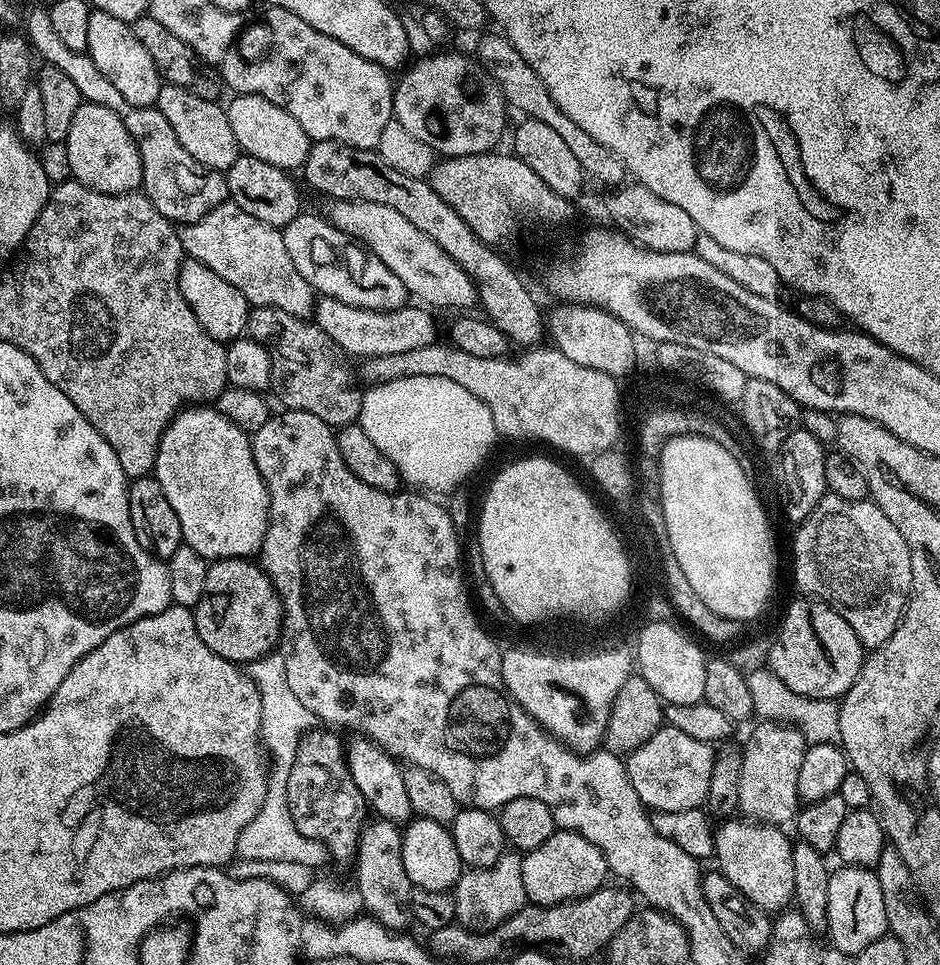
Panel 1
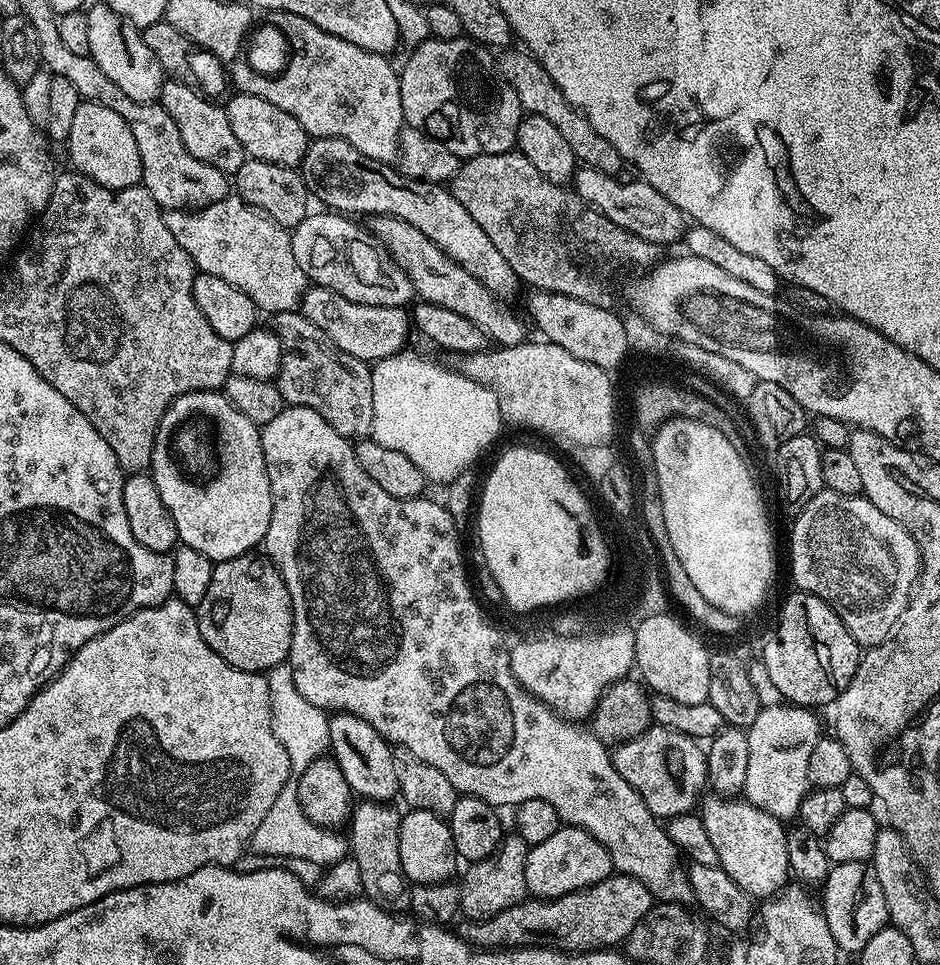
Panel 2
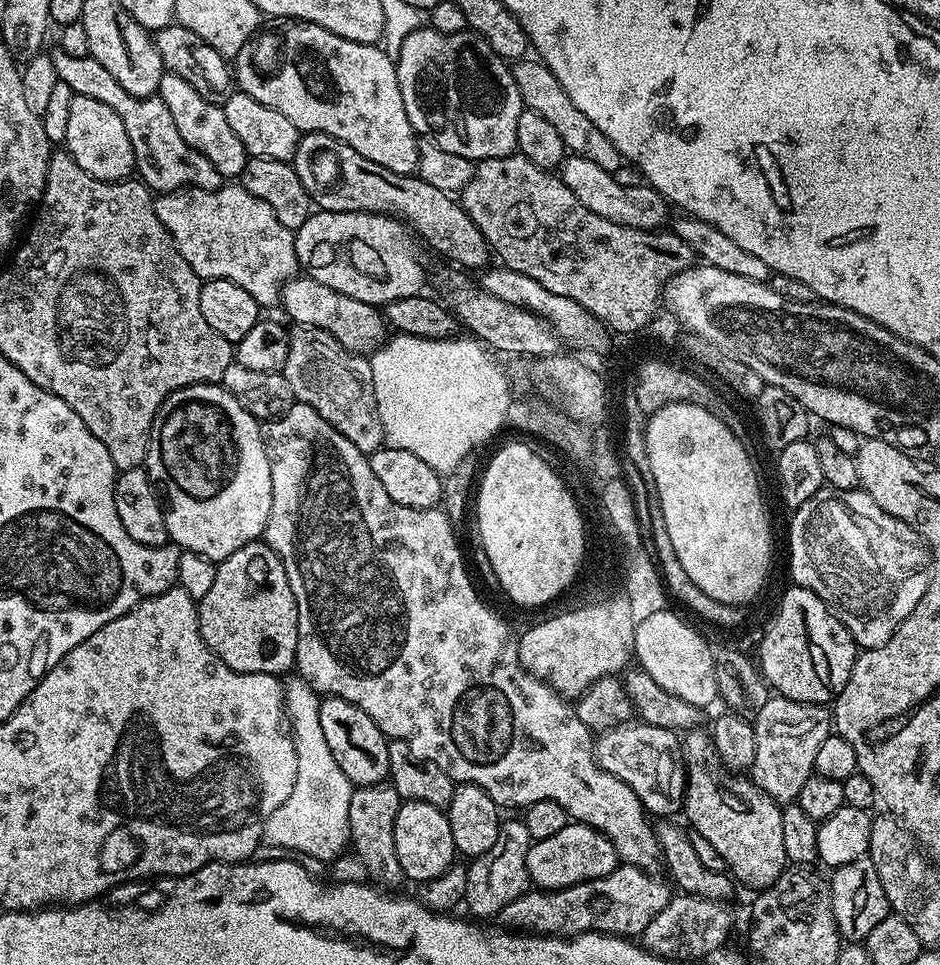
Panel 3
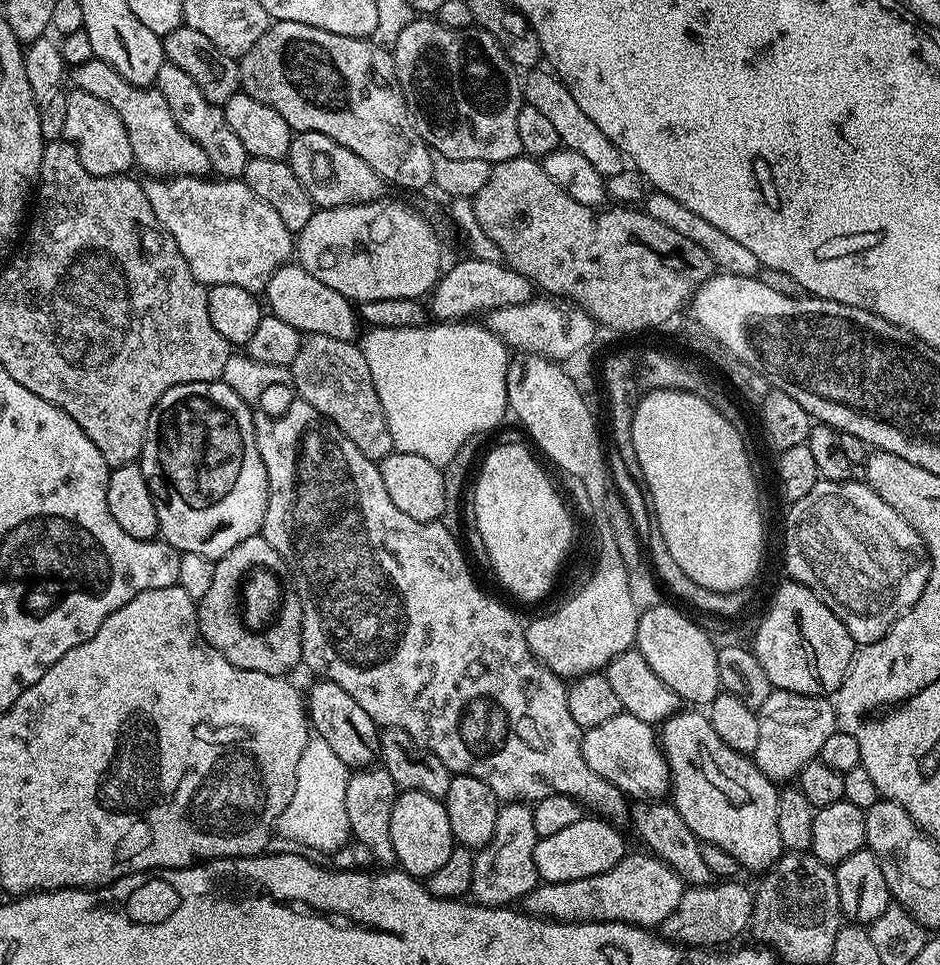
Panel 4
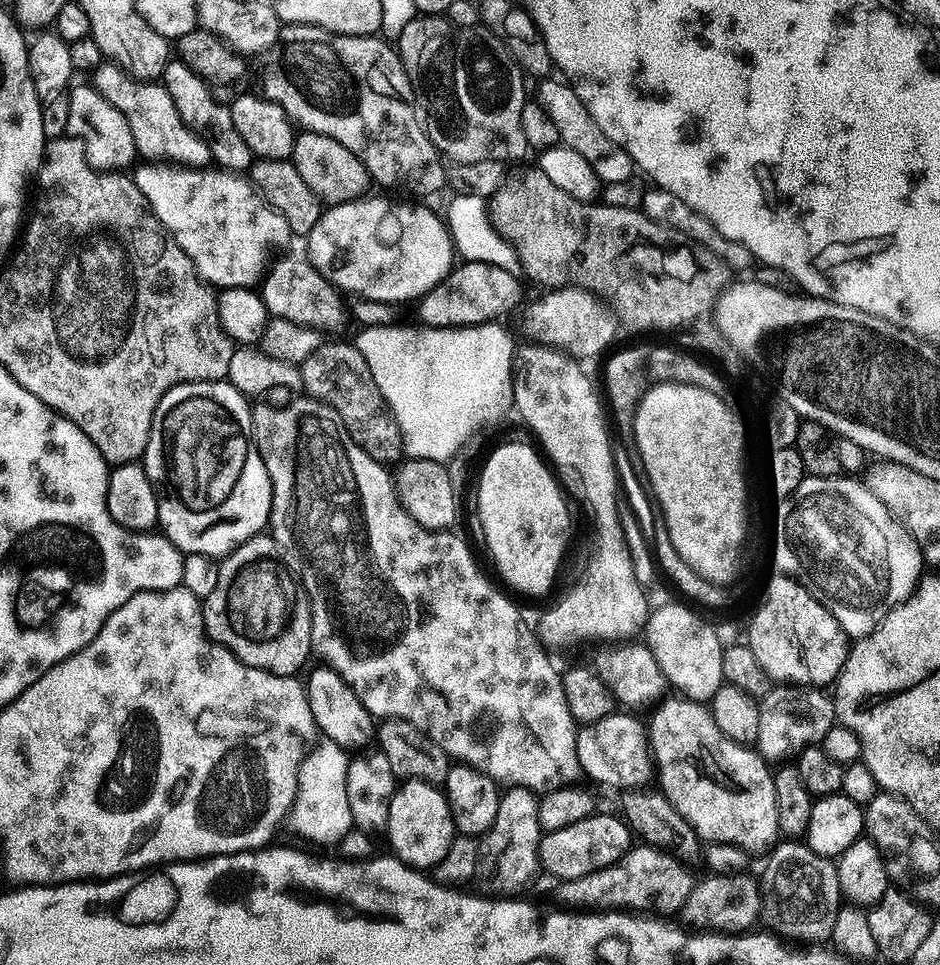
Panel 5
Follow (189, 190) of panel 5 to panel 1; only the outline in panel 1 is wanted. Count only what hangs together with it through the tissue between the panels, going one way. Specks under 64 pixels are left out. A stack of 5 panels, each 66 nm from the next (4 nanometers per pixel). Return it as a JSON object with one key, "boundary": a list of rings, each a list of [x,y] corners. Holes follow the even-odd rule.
{"boundary":[[[225,202],[210,210],[210,214],[198,222],[183,225],[179,233],[187,259],[210,266],[214,274],[226,278],[226,282],[237,288],[249,302],[286,310],[286,314],[301,318],[313,315],[317,293],[313,292],[310,282],[298,274],[294,258],[290,258],[290,253],[286,251],[281,229],[258,222],[258,218],[254,218],[254,214],[246,214],[242,206]]]}

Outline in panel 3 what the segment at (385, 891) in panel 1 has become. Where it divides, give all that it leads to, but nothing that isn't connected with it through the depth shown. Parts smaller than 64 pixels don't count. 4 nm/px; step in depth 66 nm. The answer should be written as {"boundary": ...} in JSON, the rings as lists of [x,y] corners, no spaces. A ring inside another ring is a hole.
{"boundary":[[[388,782],[371,784],[365,788],[357,787],[350,798],[350,814],[348,817],[350,818],[350,830],[352,831],[351,851],[355,852],[358,858],[362,858],[362,862],[366,862],[368,880],[385,890],[399,889],[396,887],[402,882],[405,883],[406,880],[402,866],[398,862],[398,854],[394,850],[394,818],[398,818],[401,803],[398,790],[394,790],[391,783]]]}

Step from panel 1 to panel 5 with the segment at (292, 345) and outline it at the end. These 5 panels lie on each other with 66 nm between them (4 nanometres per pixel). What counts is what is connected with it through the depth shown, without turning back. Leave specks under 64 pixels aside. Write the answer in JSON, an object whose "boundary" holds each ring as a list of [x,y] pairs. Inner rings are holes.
{"boundary":[[[321,343],[320,348],[314,350],[314,354],[310,354],[310,358],[306,358],[304,363],[299,365],[299,370],[304,383],[303,391],[313,399],[331,406],[348,437],[362,451],[370,454],[370,458],[374,458],[379,464],[392,466],[405,455],[404,439],[400,437],[396,419],[388,411],[384,398],[380,395],[378,386],[355,343]]]}

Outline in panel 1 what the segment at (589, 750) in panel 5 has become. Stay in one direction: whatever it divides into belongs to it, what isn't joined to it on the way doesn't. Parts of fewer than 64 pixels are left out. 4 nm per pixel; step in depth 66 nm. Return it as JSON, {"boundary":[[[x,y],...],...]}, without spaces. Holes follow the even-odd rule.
{"boundary":[[[662,726],[638,750],[626,758],[630,786],[644,807],[656,812],[677,812],[700,808],[708,799],[710,790],[710,770],[714,770],[716,753],[713,745],[698,742],[682,734],[682,730]]]}

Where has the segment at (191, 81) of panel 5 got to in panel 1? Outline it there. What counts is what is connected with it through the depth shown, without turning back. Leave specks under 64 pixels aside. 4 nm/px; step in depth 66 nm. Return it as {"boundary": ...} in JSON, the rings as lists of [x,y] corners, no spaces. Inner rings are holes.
{"boundary":[[[161,83],[154,106],[162,114],[162,118],[170,122],[170,127],[174,129],[174,134],[182,145],[182,150],[186,150],[186,154],[190,154],[194,162],[202,162],[202,166],[210,170],[225,173],[230,166],[234,166],[234,162],[242,153],[238,146],[238,138],[234,138],[230,130],[227,111],[218,105],[216,100],[198,98],[198,94],[182,86]]]}

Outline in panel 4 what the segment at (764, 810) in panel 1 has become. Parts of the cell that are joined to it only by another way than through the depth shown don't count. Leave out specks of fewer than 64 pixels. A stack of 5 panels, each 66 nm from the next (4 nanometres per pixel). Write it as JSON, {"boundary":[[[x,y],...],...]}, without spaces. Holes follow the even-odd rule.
{"boundary":[[[772,690],[758,709],[758,746],[754,753],[756,765],[773,782],[788,782],[799,777],[802,766],[815,760],[822,750],[822,742],[838,731],[836,710],[831,699],[823,696],[803,696],[793,692]]]}

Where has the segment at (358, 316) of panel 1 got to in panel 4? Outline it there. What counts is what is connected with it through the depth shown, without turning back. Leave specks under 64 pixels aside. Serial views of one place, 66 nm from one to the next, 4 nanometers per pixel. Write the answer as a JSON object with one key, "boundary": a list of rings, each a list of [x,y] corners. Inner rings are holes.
{"boundary":[[[299,263],[284,264],[270,278],[266,289],[266,297],[271,315],[282,318],[282,322],[290,322],[302,334],[338,338],[349,342],[355,341],[358,312],[353,301],[347,300],[338,290],[330,290],[326,282],[318,282],[314,274],[301,268]]]}

